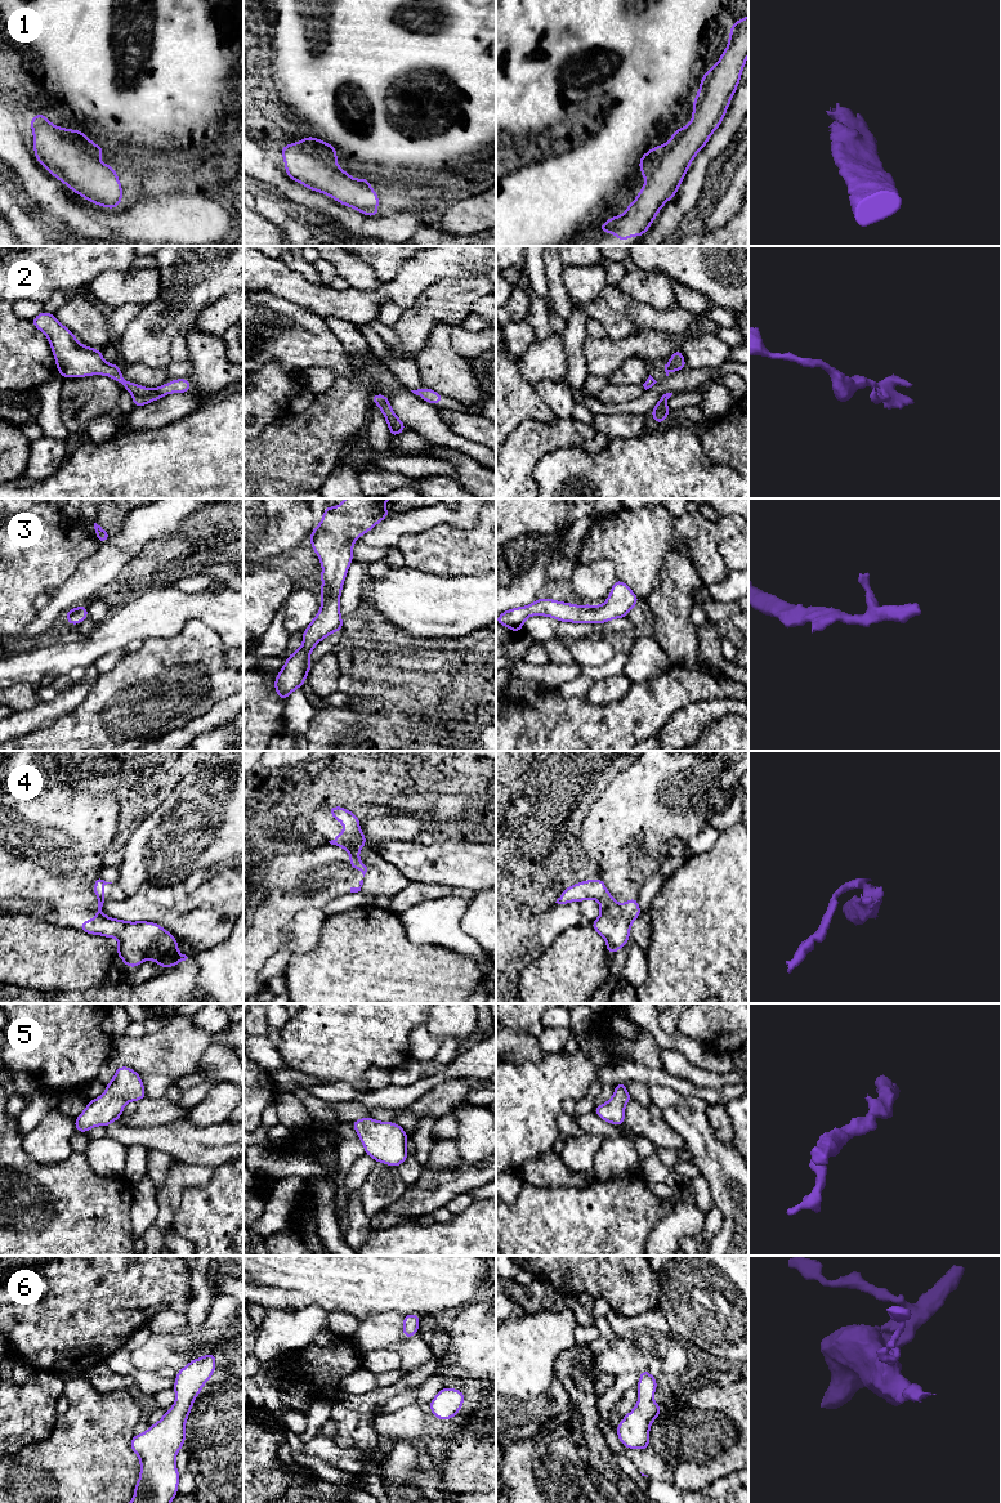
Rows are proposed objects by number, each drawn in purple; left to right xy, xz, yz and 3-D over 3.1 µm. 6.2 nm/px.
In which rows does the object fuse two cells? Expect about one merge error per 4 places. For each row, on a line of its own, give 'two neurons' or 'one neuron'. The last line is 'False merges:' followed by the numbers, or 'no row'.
1: one neuron
2: one neuron
3: one neuron
4: two neurons
5: one neuron
6: one neuron
False merges: 4

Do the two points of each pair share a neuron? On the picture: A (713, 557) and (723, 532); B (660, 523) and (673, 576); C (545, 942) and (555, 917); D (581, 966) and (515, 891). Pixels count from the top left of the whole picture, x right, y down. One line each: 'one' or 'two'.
A: one
B: two
C: one
D: two

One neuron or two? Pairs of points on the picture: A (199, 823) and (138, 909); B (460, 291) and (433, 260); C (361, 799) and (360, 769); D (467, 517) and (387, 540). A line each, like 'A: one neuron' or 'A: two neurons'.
A: two neurons
B: two neurons
C: one neuron
D: one neuron

